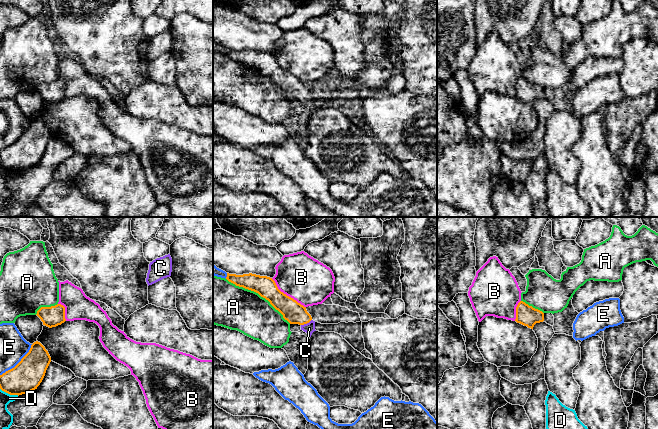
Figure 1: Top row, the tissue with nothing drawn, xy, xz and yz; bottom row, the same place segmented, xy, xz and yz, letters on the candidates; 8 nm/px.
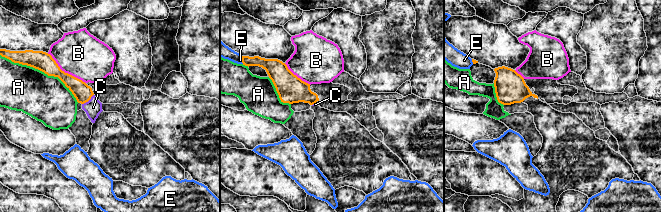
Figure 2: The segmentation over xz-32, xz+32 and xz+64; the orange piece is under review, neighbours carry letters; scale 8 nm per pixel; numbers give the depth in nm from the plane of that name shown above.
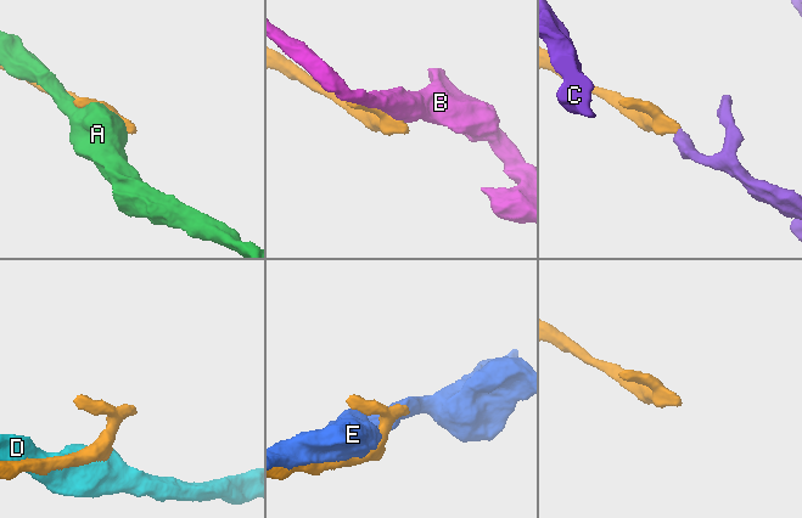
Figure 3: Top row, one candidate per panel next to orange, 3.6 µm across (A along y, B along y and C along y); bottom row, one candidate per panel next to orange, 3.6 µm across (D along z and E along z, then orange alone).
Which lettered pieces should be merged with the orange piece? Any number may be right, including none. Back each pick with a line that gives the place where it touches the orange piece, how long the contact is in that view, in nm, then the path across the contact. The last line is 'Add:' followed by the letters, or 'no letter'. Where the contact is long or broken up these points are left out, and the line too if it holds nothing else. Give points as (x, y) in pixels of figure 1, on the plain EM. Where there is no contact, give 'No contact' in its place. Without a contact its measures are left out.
C: Touches orange at xz (306, 99). Shared border 100 nm. Path across: xz (295, 89), (306, 99), (309, 104)
Add: C

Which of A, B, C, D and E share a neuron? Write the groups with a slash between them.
A / B / C / D / E

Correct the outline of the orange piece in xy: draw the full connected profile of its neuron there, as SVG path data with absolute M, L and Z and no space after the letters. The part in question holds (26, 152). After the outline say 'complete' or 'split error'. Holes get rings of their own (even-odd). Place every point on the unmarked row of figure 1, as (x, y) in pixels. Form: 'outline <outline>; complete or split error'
outline M38 117L34 118L14 144L0 151L0 165L18 172L37 165L50 138L51 133L45 123Z; complete

